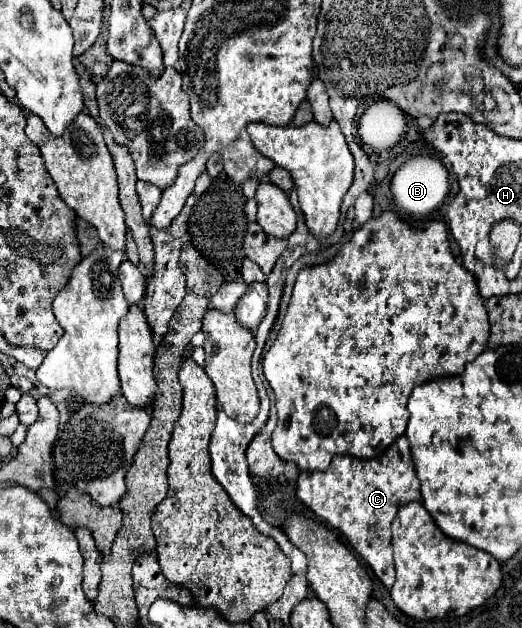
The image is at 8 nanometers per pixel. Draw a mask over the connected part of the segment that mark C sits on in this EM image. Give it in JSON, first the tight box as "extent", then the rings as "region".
{"extent":[298,435,420,589],"region":[[[406,435],[398,437],[382,457],[374,459],[356,459],[348,455],[336,455],[326,471],[300,471],[298,477],[298,499],[310,507],[322,521],[326,521],[330,527],[338,529],[344,539],[354,547],[354,551],[372,567],[376,577],[390,589],[394,583],[394,557],[392,545],[390,545],[390,523],[398,513],[400,499],[404,503],[420,501],[420,485],[414,471],[414,463],[410,457],[410,447]]]}

